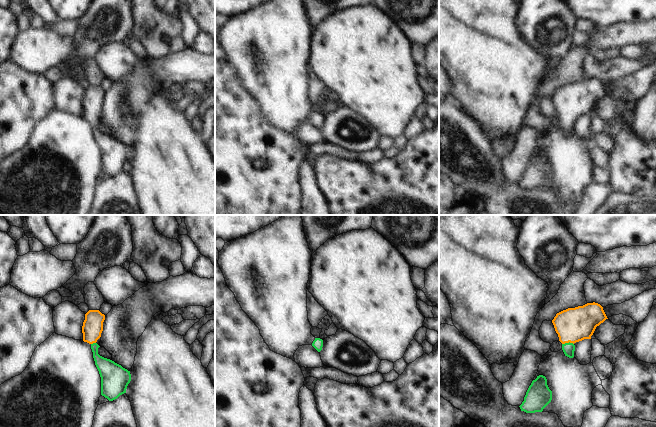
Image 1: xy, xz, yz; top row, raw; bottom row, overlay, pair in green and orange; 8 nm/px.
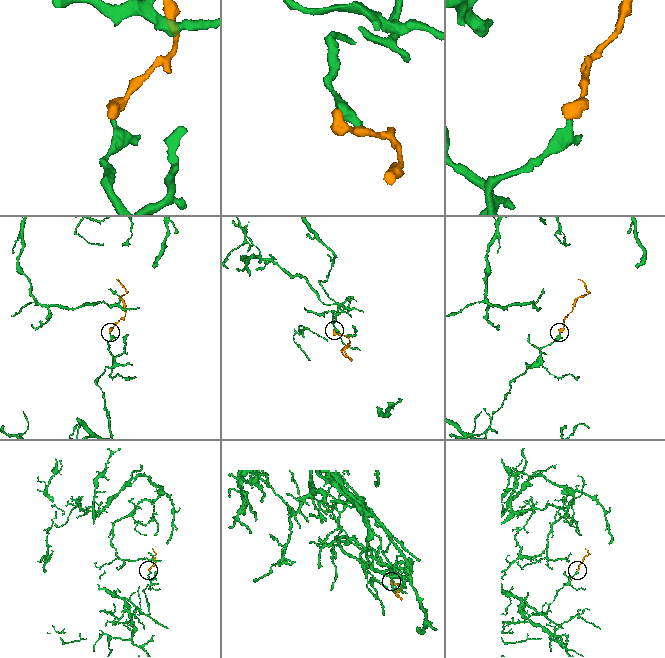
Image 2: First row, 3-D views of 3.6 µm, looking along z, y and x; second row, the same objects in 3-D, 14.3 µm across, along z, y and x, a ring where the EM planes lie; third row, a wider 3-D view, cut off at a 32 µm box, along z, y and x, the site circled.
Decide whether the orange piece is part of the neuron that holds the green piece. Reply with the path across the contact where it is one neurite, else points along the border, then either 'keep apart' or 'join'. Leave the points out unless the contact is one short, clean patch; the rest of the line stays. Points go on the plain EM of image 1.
way yz (568, 124), (567, 119), (567, 112), (572, 101); join

